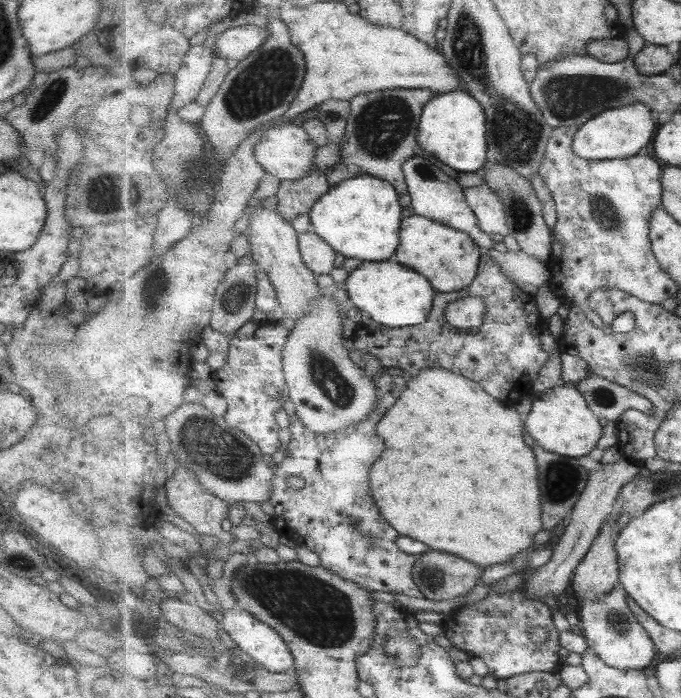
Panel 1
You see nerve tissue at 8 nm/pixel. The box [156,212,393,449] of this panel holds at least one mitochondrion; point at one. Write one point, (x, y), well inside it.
(324, 372)

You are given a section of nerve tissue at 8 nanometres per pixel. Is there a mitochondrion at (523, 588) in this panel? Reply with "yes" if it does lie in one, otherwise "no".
no

